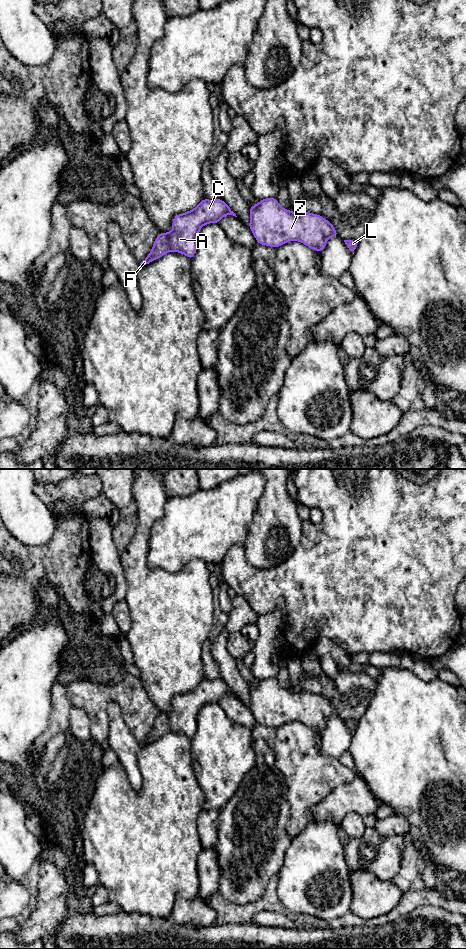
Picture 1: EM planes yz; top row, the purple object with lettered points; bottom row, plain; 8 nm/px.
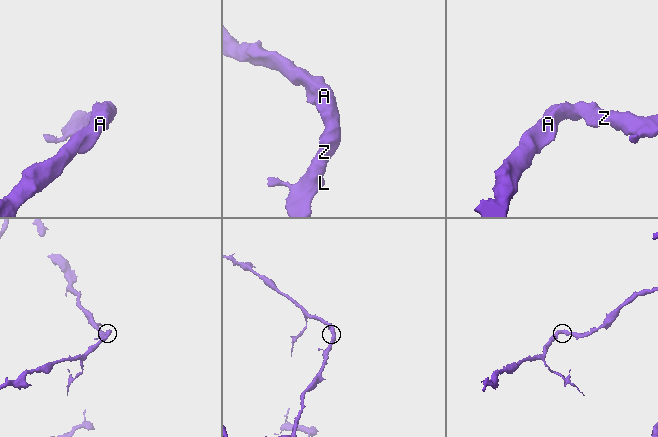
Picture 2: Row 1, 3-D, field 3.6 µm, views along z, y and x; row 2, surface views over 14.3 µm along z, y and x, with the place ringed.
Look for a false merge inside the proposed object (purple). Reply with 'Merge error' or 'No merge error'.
No merge error

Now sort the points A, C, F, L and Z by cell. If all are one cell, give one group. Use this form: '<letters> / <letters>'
A C F L Z

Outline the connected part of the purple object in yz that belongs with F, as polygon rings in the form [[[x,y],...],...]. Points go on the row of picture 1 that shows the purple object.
[[[202,199],[194,209],[189,210],[183,214],[176,214],[174,216],[174,219],[172,221],[173,229],[169,233],[159,233],[159,235],[155,239],[150,253],[140,264],[149,264],[171,251],[183,253],[191,260],[197,252],[197,237],[200,229],[206,224],[219,224],[221,219],[226,215],[233,215],[237,217],[236,214],[222,199]]]

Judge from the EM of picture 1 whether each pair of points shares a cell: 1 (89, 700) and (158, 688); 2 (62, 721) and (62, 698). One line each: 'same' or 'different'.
1: different
2: same

